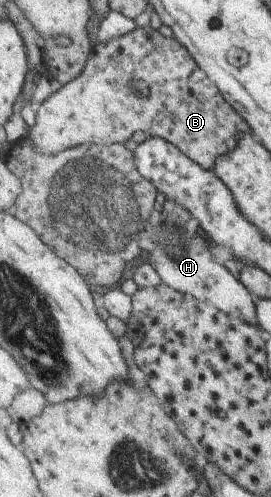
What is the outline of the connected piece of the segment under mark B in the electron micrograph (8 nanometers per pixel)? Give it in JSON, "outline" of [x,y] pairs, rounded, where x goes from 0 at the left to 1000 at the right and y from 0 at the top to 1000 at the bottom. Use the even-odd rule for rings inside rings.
{"outline":[[[554,50],[391,93],[362,85],[303,153],[140,213],[89,201],[74,231],[107,256],[103,278],[148,310],[221,310],[303,292],[458,288],[494,266],[531,266],[642,288],[716,326],[786,344],[801,320],[878,298],[878,274],[923,262],[915,245],[827,201],[804,173],[731,137],[701,105],[649,76],[605,76]],[[686,169],[716,169],[723,185]]]}

